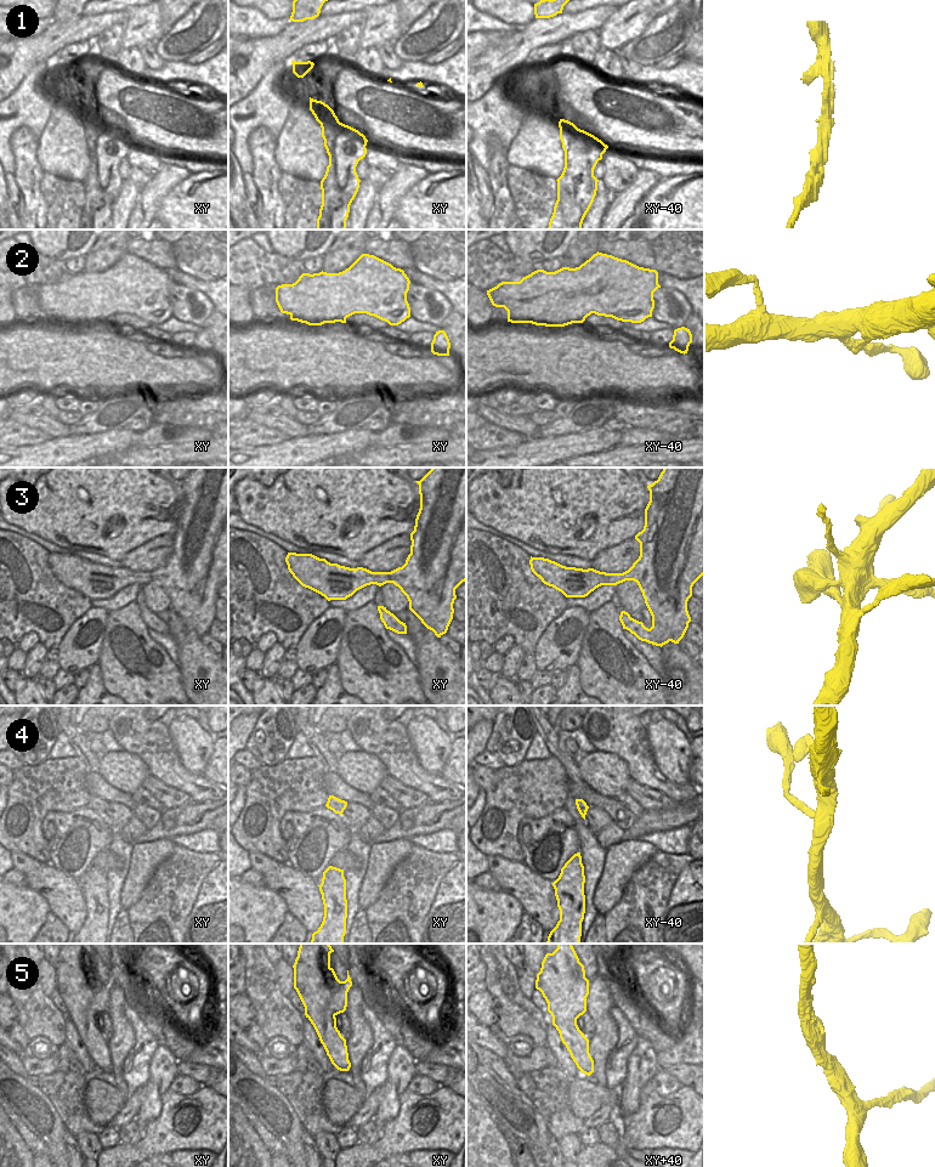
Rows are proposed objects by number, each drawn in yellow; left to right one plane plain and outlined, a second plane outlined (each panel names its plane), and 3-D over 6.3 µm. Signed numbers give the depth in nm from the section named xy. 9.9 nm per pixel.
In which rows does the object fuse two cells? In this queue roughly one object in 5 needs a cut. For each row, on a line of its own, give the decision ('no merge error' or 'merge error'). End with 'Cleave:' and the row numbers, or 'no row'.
1: merge error
2: no merge error
3: no merge error
4: no merge error
5: no merge error
Cleave: 1

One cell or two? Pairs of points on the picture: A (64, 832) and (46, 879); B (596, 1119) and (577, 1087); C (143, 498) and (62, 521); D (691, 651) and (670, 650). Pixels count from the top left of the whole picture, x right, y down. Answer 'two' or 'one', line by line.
A: two
B: two
C: one
D: two

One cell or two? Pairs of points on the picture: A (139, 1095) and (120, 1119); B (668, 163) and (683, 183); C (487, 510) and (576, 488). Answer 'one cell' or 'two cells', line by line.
A: one cell
B: two cells
C: one cell

